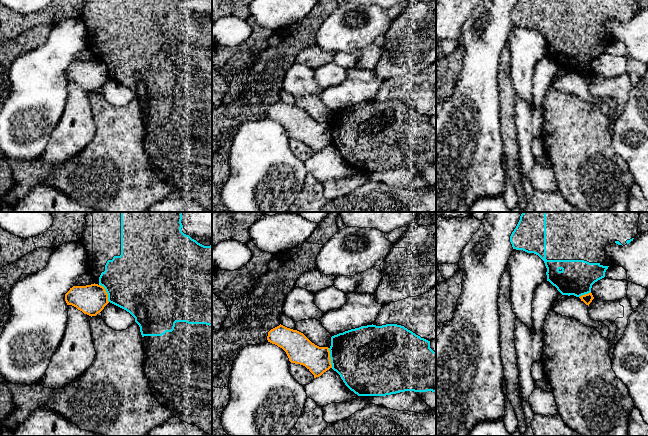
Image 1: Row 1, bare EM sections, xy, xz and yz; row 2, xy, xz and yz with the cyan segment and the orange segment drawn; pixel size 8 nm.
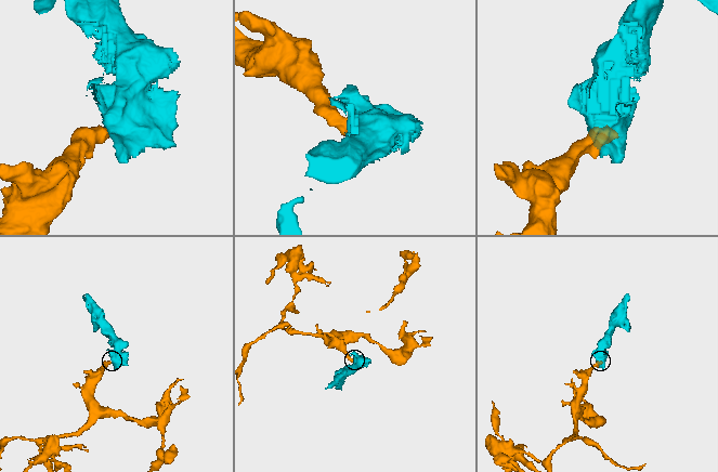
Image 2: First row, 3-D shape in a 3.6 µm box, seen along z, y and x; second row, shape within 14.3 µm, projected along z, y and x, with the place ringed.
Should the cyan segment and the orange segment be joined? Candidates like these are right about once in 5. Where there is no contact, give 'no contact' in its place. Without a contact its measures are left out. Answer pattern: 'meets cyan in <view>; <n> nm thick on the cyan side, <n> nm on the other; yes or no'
meets cyan in xz; 460 nm thick on the cyan side, 220 nm on the other; no

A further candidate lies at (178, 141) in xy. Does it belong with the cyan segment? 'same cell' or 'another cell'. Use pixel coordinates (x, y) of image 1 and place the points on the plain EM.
same cell

